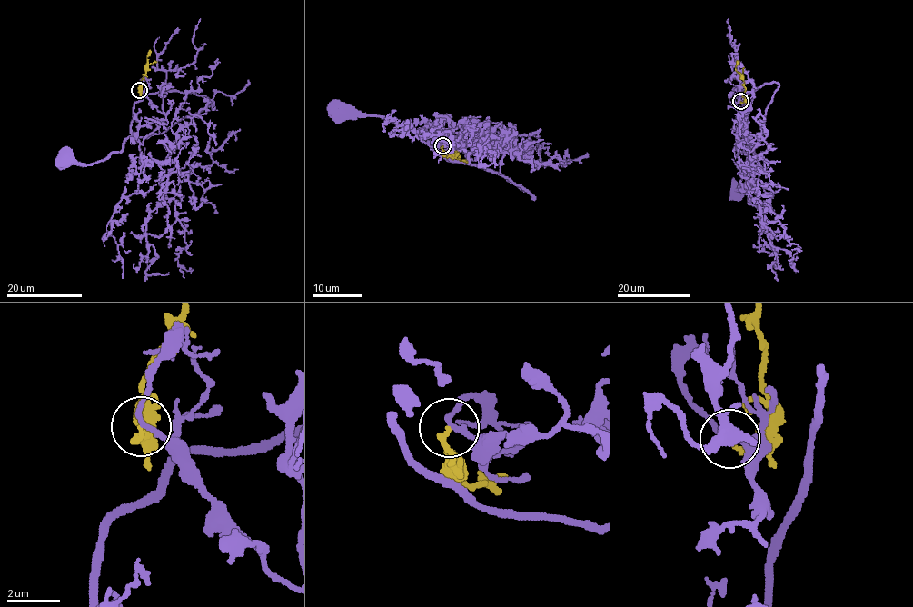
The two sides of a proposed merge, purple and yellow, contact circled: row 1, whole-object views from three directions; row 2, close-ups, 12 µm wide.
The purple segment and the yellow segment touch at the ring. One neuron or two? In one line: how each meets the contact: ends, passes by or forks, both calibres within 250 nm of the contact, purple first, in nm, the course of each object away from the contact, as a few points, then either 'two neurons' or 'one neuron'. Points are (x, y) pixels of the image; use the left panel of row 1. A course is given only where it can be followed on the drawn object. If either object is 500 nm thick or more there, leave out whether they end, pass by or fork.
purple passes by; yellow ends; calibres 190 and 200 nm; course purple (140, 90), (165, 115), (143, 144), (132, 134), (119, 152), (111, 153), (92, 164), (80, 165), (65, 160); course yellow (140, 90), (151, 51); two neurons

